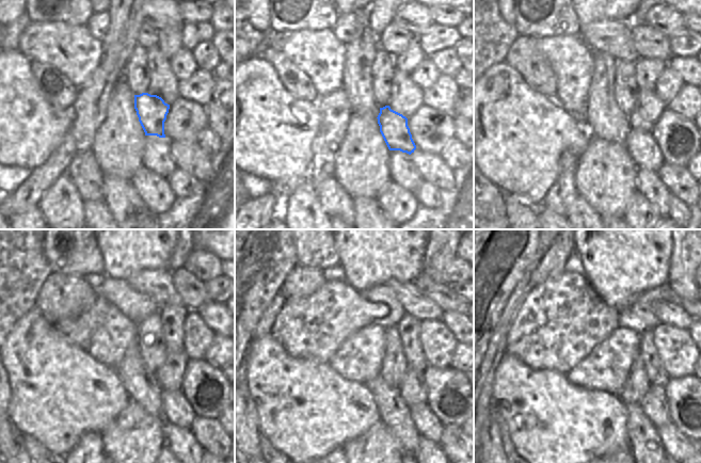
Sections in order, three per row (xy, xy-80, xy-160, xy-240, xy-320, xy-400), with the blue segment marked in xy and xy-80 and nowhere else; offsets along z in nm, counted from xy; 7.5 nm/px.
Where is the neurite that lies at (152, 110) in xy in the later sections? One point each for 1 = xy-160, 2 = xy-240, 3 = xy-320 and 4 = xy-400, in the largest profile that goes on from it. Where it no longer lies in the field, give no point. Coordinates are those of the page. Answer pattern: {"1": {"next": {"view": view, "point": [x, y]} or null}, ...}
{"1": {"next": {"view": "xy-160", "point": [642, 148]}}, "2": {"next": {"view": "xy-240", "point": [177, 410]}}, "3": {"next": {"view": "xy-320", "point": [427, 424]}}, "4": {"next": {"view": "xy-400", "point": [678, 446]}}}

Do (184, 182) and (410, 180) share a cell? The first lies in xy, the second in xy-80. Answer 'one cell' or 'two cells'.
two cells

